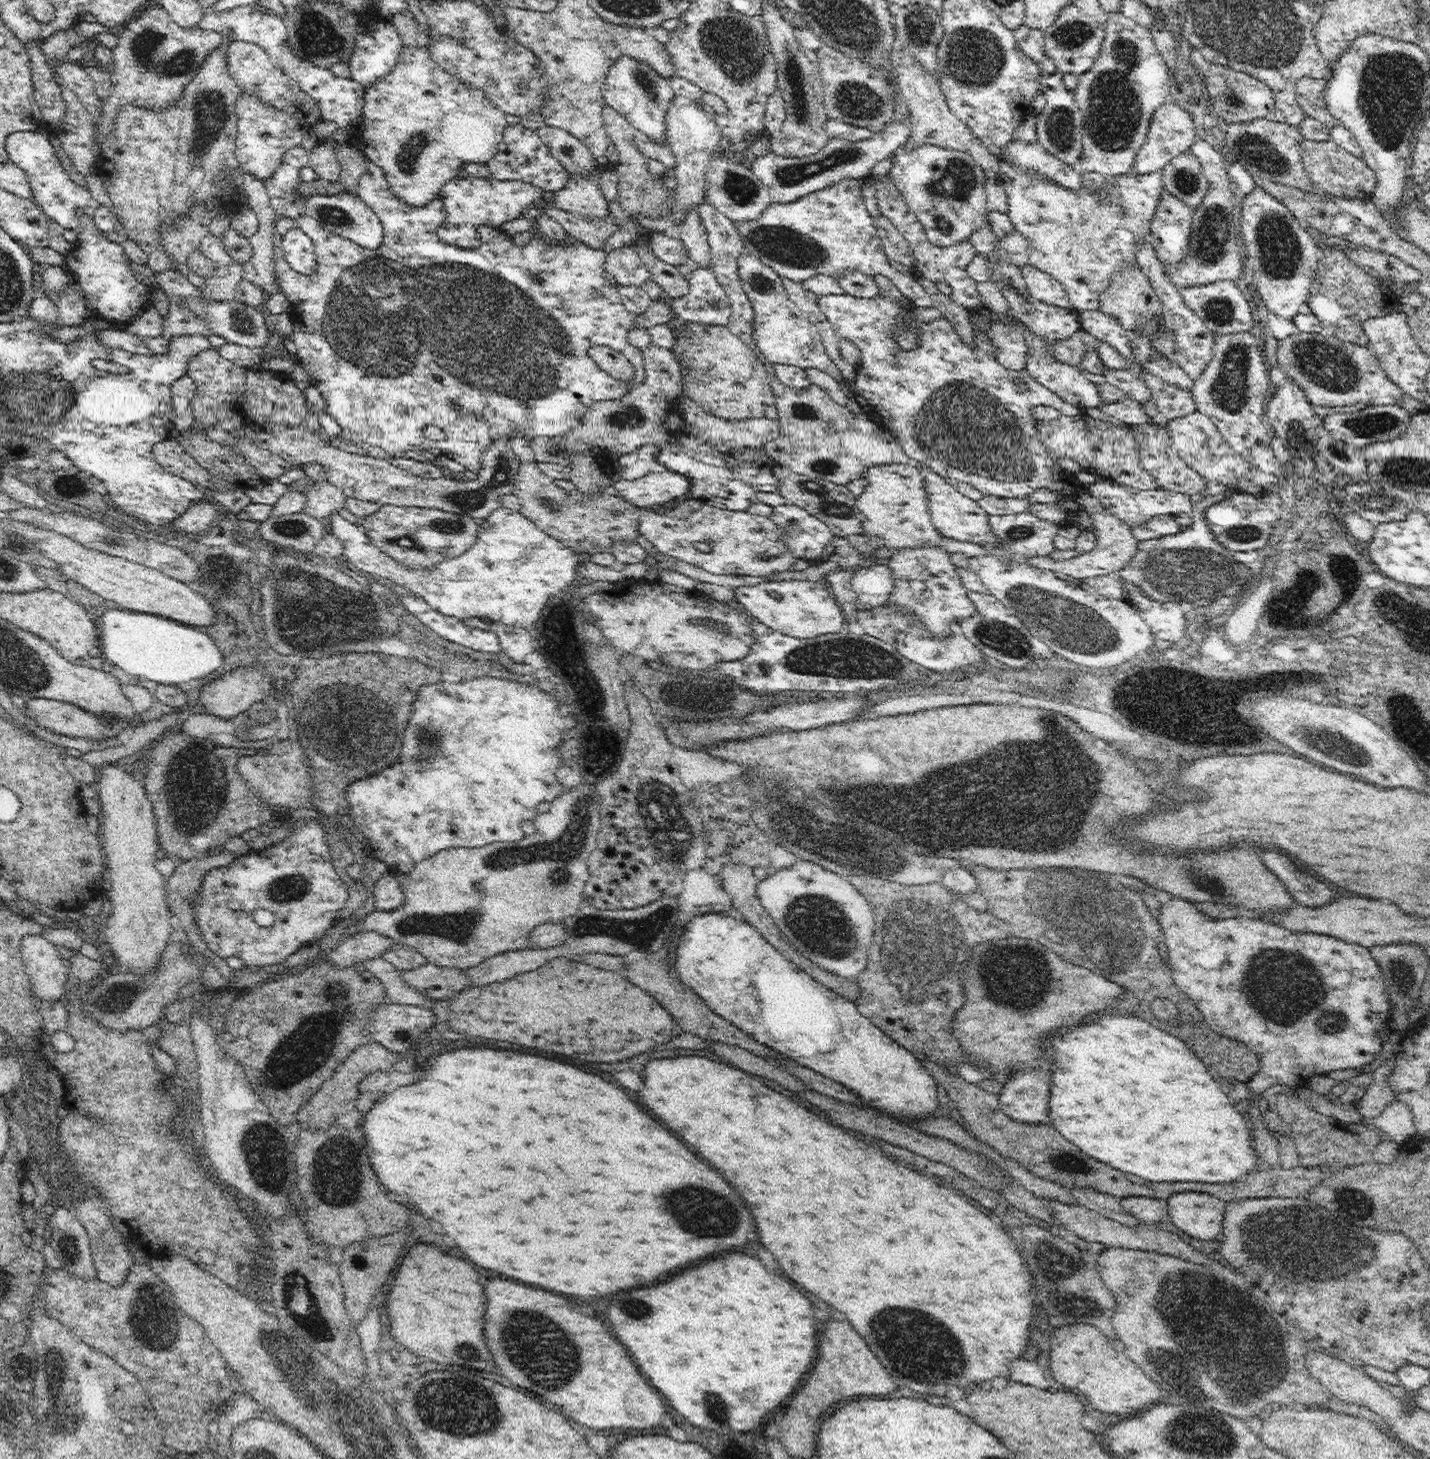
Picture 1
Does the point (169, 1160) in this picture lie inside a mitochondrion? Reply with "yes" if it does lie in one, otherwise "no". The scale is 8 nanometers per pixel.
no

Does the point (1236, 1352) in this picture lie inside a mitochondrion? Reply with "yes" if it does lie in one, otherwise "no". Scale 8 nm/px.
yes

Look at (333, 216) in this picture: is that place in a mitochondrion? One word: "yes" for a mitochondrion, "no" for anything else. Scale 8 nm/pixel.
yes

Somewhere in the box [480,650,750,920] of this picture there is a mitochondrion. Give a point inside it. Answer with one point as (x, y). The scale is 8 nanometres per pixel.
(562, 853)

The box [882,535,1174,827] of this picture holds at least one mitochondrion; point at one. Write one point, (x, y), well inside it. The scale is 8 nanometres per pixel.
(1074, 624)

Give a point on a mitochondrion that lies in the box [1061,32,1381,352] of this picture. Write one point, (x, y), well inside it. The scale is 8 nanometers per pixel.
(1115, 116)

